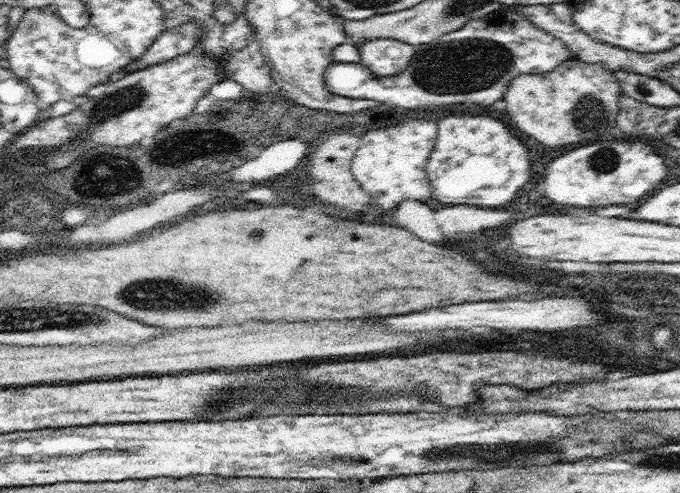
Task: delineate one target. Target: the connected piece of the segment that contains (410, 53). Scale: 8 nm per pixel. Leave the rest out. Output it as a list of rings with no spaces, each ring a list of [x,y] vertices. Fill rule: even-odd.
[[[374,38],[356,47],[360,49],[360,63],[381,77],[400,74],[415,55],[415,47],[392,38]]]

